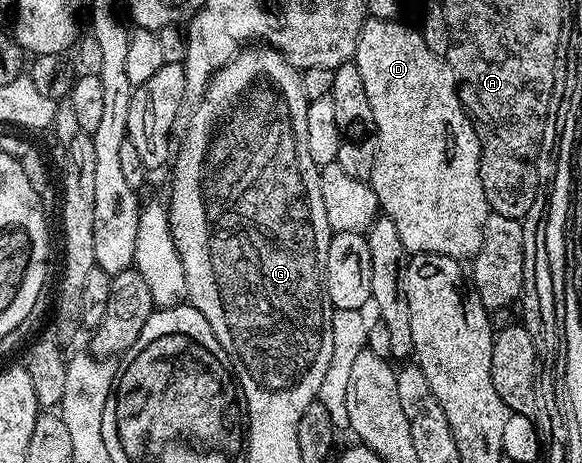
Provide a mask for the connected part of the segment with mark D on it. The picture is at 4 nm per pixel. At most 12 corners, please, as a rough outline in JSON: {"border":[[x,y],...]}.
{"border":[[365,18],[370,185],[405,252],[471,260],[490,214],[456,78]]}

